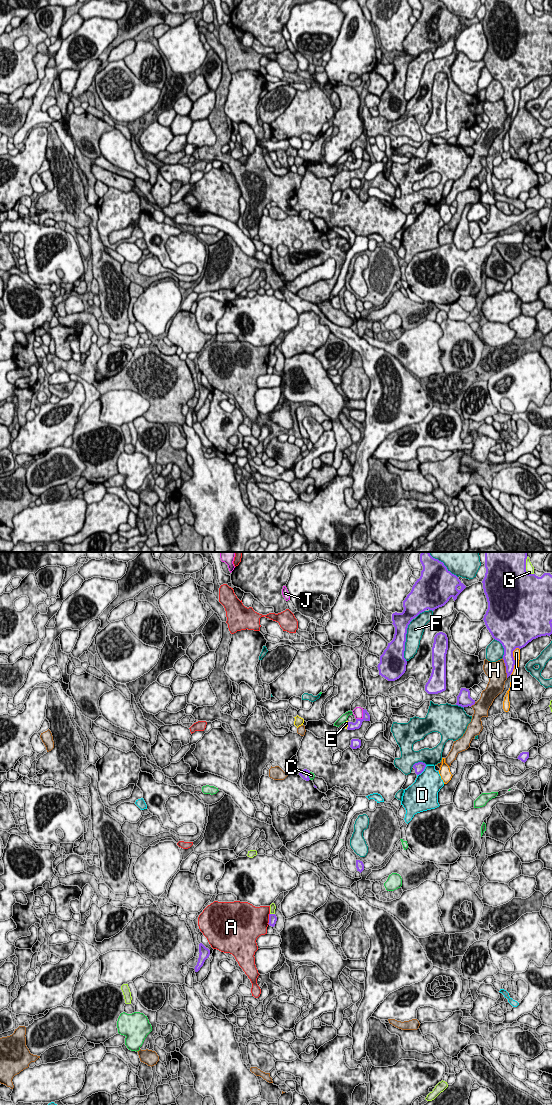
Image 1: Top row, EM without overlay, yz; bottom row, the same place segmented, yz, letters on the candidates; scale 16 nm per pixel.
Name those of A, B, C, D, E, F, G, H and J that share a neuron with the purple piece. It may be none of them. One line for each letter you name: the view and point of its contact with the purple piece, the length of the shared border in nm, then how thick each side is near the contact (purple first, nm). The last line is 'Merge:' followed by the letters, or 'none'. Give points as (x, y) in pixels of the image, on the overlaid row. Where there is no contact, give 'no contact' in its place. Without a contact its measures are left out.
E: contact yz (348, 725); length 120 nm; calibres 130 and 60 nm
Merge: E

